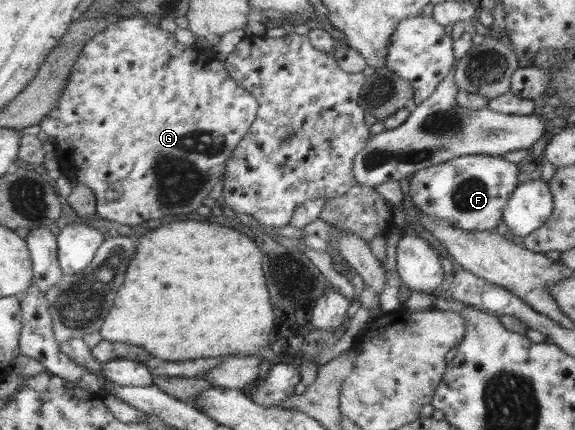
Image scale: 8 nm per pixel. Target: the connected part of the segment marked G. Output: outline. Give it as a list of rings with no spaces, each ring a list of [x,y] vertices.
[[[132,16],[116,19],[106,29],[97,33],[92,40],[88,40],[82,53],[77,57],[73,72],[70,73],[69,84],[59,99],[57,108],[45,117],[40,128],[50,138],[54,138],[56,157],[61,171],[74,185],[88,185],[97,193],[97,213],[108,221],[116,221],[122,225],[140,225],[144,221],[162,219],[166,215],[188,215],[194,213],[204,199],[214,191],[214,187],[224,181],[228,161],[233,159],[233,153],[238,145],[245,140],[246,135],[253,127],[259,112],[259,101],[241,82],[234,79],[233,74],[226,69],[225,62],[219,61],[216,54],[211,55],[196,51],[196,47],[184,45],[177,40],[175,32],[170,33],[158,25],[148,23],[145,18]]]

